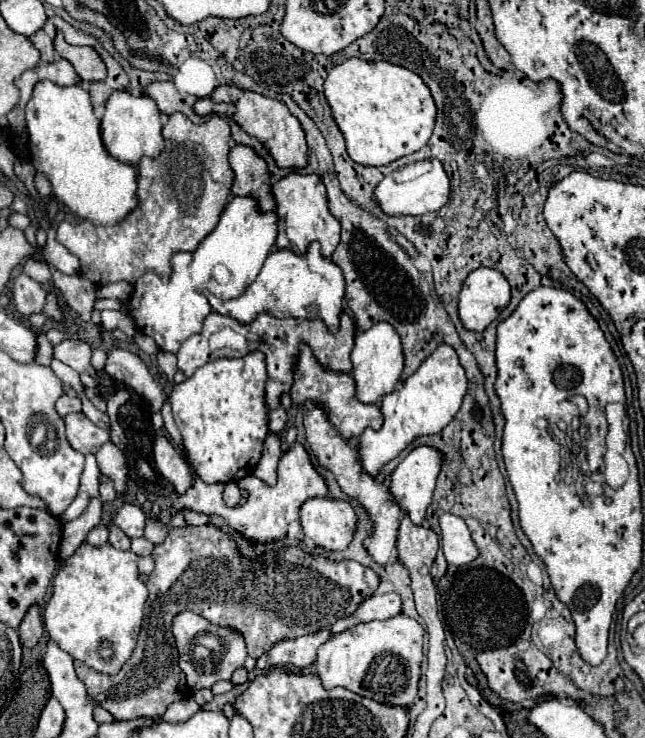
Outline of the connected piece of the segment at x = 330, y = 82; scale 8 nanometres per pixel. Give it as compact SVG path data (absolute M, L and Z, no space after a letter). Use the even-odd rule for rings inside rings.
M349 58L335 66L325 84L325 100L345 136L347 154L361 166L385 166L421 150L433 132L435 102L423 80L403 66Z

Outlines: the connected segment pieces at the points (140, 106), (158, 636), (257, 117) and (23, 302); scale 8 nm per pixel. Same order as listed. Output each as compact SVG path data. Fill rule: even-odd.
M127 90L111 94L105 104L105 114L101 118L101 140L109 156L129 166L137 166L143 156L157 158L163 150L161 112L157 104L143 94L131 94Z
M211 524L199 528L173 528L167 534L165 542L155 546L151 556L155 560L155 570L149 574L149 598L145 604L145 618L139 632L137 648L133 656L125 662L123 670L115 676L105 676L91 670L83 662L75 662L77 676L87 686L89 698L97 706L105 708L115 720L135 720L149 716L161 718L171 702L191 696L185 674L179 668L179 654L175 638L171 634L173 618L179 612L191 610L195 614L205 616L213 624L237 626L237 630L247 642L249 656L257 660L279 640L297 638L301 634L315 634L317 630L331 628L331 624L335 624L337 618L353 614L357 606L379 586L377 574L365 566L359 566L359 562L331 562L317 554L305 554L299 548L265 552L259 560L247 560L237 552L235 542Z
M219 86L211 94L211 98L197 100L193 110L199 116L217 114L217 116L227 116L235 120L241 126L241 130L245 130L249 136L255 136L271 152L279 168L299 170L307 166L307 142L305 142L303 128L299 120L287 110L287 106L279 100L273 100L255 92L245 92L245 90L239 90L237 86Z
M23 274L23 278L15 278L13 282L13 304L23 316L31 316L43 310L45 306L45 290L41 284Z

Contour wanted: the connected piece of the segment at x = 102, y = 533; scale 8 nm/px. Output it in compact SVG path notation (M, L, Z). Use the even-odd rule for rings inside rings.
M97 526L87 534L87 542L93 546L103 546L107 544L107 536L109 536L109 530L105 526Z

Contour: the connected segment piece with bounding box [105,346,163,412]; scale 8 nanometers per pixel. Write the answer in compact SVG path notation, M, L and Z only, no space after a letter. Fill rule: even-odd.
M113 346L107 352L105 372L115 378L117 382L133 388L139 396L145 398L151 412L161 412L163 406L163 392L161 384L149 374L147 366L141 362L141 358L125 348Z

